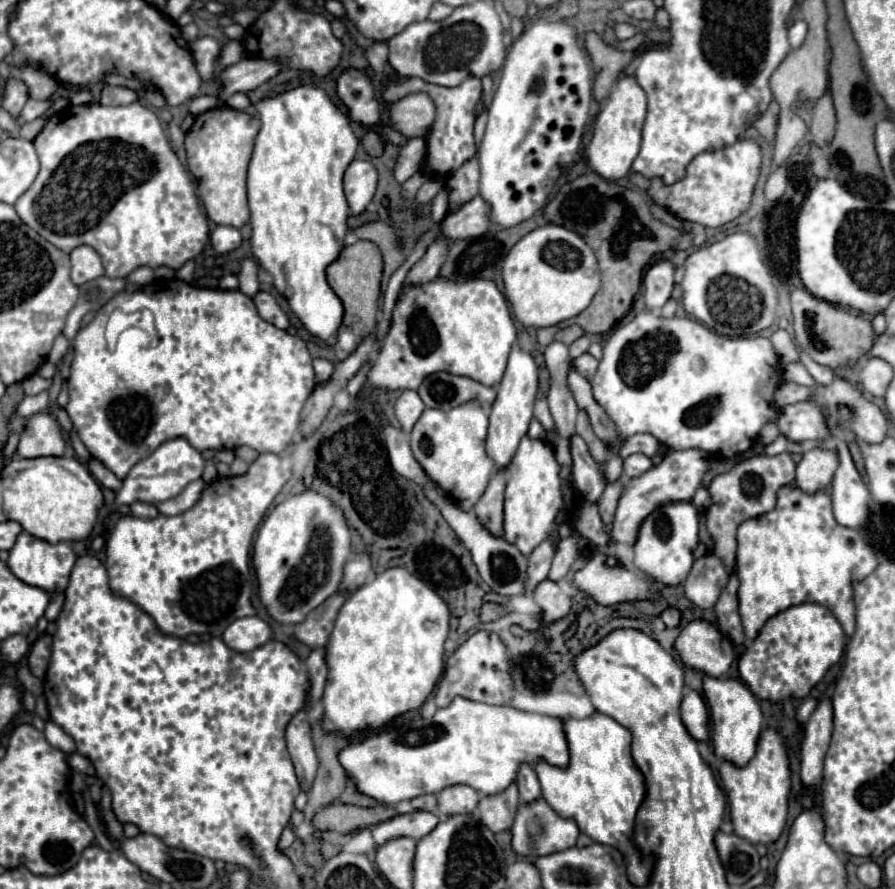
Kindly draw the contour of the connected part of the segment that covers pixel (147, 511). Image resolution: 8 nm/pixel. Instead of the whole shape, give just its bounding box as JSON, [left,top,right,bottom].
[130,503,160,519]

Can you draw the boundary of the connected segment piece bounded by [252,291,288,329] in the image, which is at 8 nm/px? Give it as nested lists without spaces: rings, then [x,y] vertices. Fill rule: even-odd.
[[[256,293],[254,297],[254,305],[256,305],[256,309],[258,309],[258,313],[260,313],[260,317],[262,319],[266,319],[266,321],[270,321],[272,325],[276,325],[278,329],[286,329],[288,327],[288,317],[286,317],[286,313],[278,307],[278,303],[274,301],[274,297],[270,295],[270,293]]]

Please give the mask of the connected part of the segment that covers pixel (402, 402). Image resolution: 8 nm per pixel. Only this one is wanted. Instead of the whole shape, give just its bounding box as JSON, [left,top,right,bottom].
[396,391,426,433]

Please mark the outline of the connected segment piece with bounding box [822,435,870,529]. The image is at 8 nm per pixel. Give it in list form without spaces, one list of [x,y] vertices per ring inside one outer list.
[[[830,435],[822,439],[822,447],[838,455],[838,469],[832,479],[832,495],[830,495],[834,517],[840,525],[856,529],[868,517],[870,493],[850,457],[848,445],[842,439],[838,439],[836,435]]]

